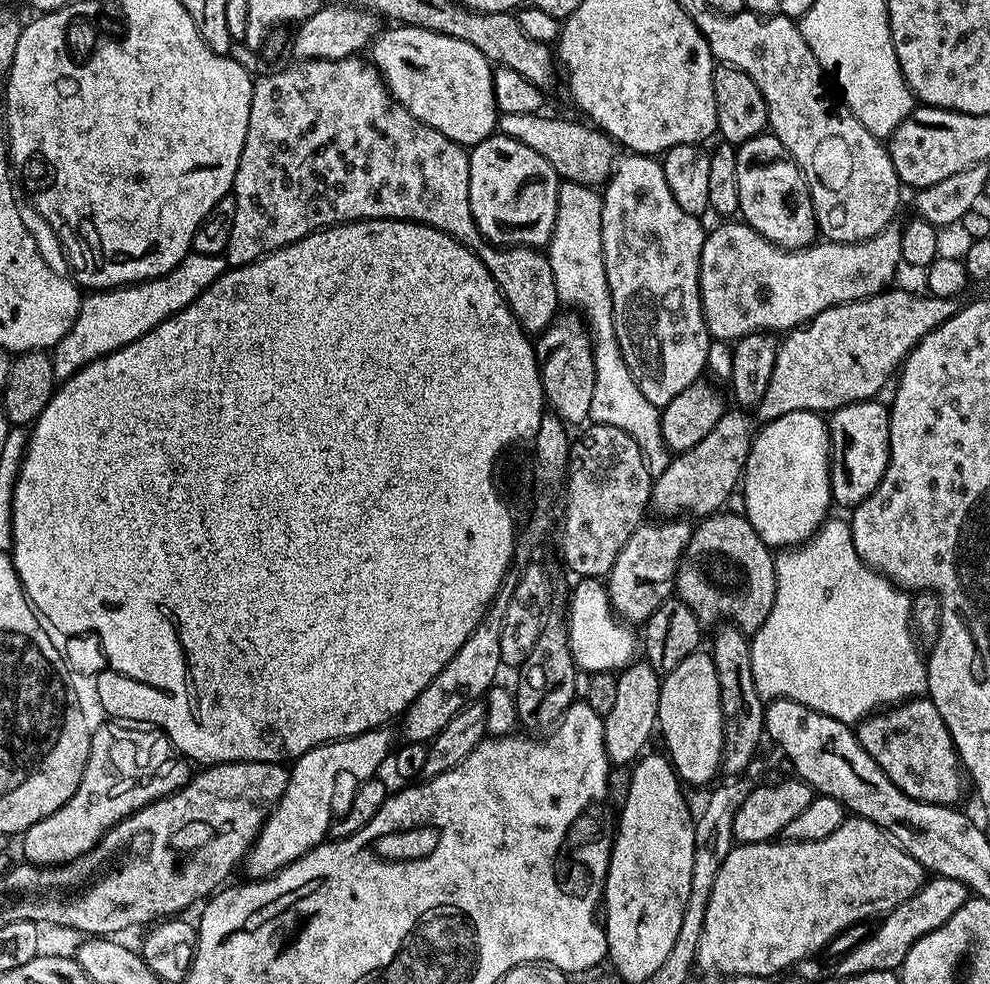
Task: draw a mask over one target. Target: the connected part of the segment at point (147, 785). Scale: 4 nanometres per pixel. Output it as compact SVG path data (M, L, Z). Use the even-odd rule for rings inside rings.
M187 759L173 762L164 772L156 772L149 780L136 784L136 788L112 788L112 780L106 773L103 762L98 762L98 770L85 775L78 790L54 814L34 822L22 834L24 840L23 859L29 864L51 866L69 864L74 858L86 854L118 822L142 810L147 804L169 796L188 783L194 775L194 768Z

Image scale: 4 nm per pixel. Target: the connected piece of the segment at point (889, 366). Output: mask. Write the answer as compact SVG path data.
M889 287L878 296L868 296L864 300L852 300L849 304L836 304L822 310L813 320L805 320L798 328L791 329L785 340L779 341L774 362L774 374L756 405L755 415L767 422L782 418L782 414L791 412L818 412L831 414L836 409L853 404L859 400L871 400L879 397L880 391L888 384L888 379L897 375L904 359L915 348L916 343L926 334L930 334L942 322L962 307L955 296L938 298L931 294L915 296L904 288Z

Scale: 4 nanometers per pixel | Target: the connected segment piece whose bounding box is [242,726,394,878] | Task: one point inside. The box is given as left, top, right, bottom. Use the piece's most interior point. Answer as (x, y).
(300, 820)

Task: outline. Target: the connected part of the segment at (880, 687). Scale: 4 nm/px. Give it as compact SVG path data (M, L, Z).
M829 518L820 525L816 535L799 547L793 546L781 551L775 557L776 561L776 593L774 606L762 622L760 629L751 637L752 653L750 666L754 670L754 686L760 699L765 702L774 700L793 700L802 706L810 706L830 718L849 726L855 726L866 716L887 709L889 706L903 704L905 700L915 700L925 695L928 687L928 666L925 653L918 647L918 641L912 630L912 596L905 589L892 584L879 572L862 562L858 550L854 550L852 541L852 525L847 519L835 520Z

